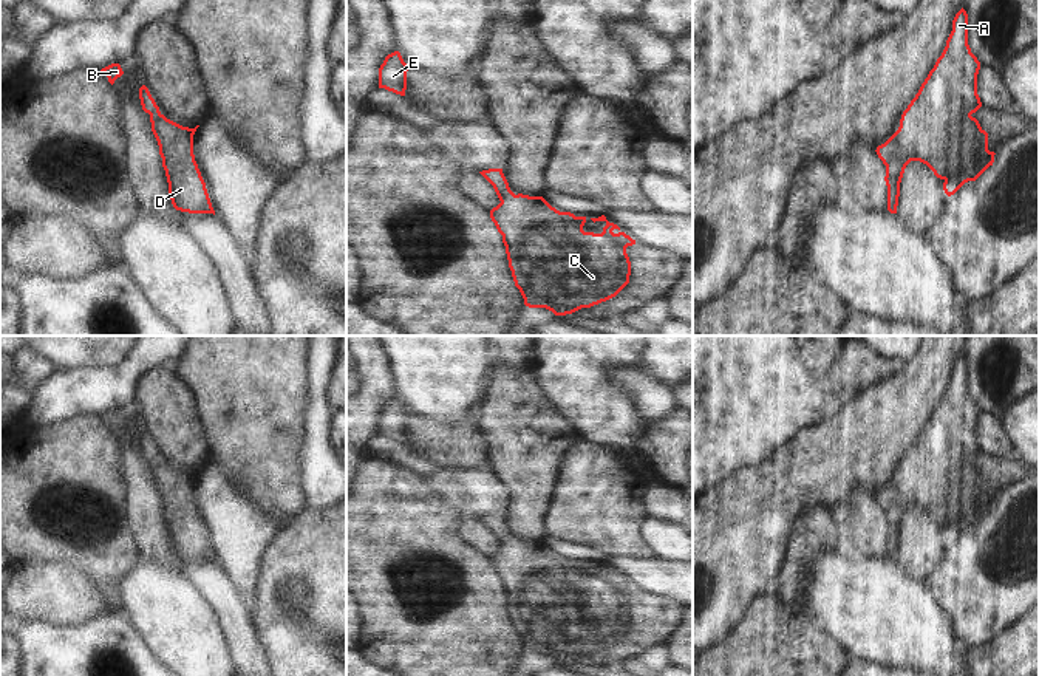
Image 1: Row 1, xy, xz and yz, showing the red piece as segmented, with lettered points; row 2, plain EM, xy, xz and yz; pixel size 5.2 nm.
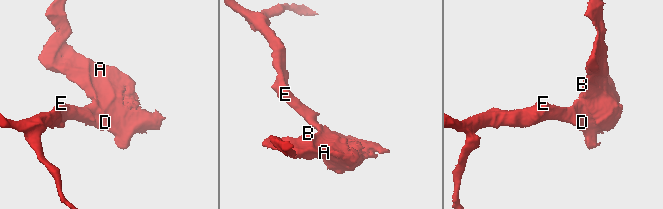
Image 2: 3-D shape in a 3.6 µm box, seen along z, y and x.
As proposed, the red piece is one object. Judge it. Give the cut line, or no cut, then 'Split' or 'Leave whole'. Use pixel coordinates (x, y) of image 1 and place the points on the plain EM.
No split. Leave whole.

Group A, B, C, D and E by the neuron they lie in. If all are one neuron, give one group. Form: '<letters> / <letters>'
A B C D E

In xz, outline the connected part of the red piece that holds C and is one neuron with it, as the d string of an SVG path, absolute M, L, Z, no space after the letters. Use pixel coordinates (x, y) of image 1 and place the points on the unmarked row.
M502 515L479 520L493 532L501 548L490 557L490 565L502 582L509 614L526 653L566 662L615 644L629 630L631 608L626 594L635 591L635 586L605 562L591 565L594 569L606 569L601 580L584 579L586 563L560 558L543 543L515 541Z

